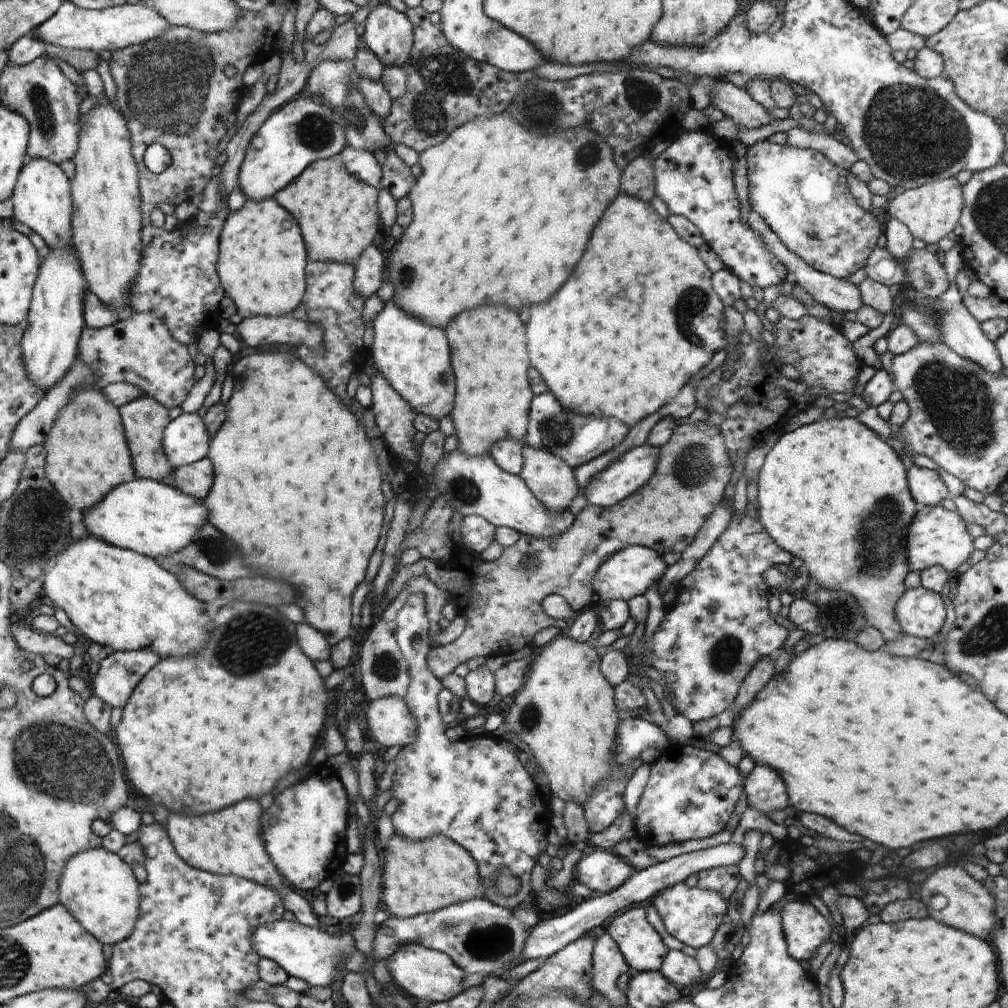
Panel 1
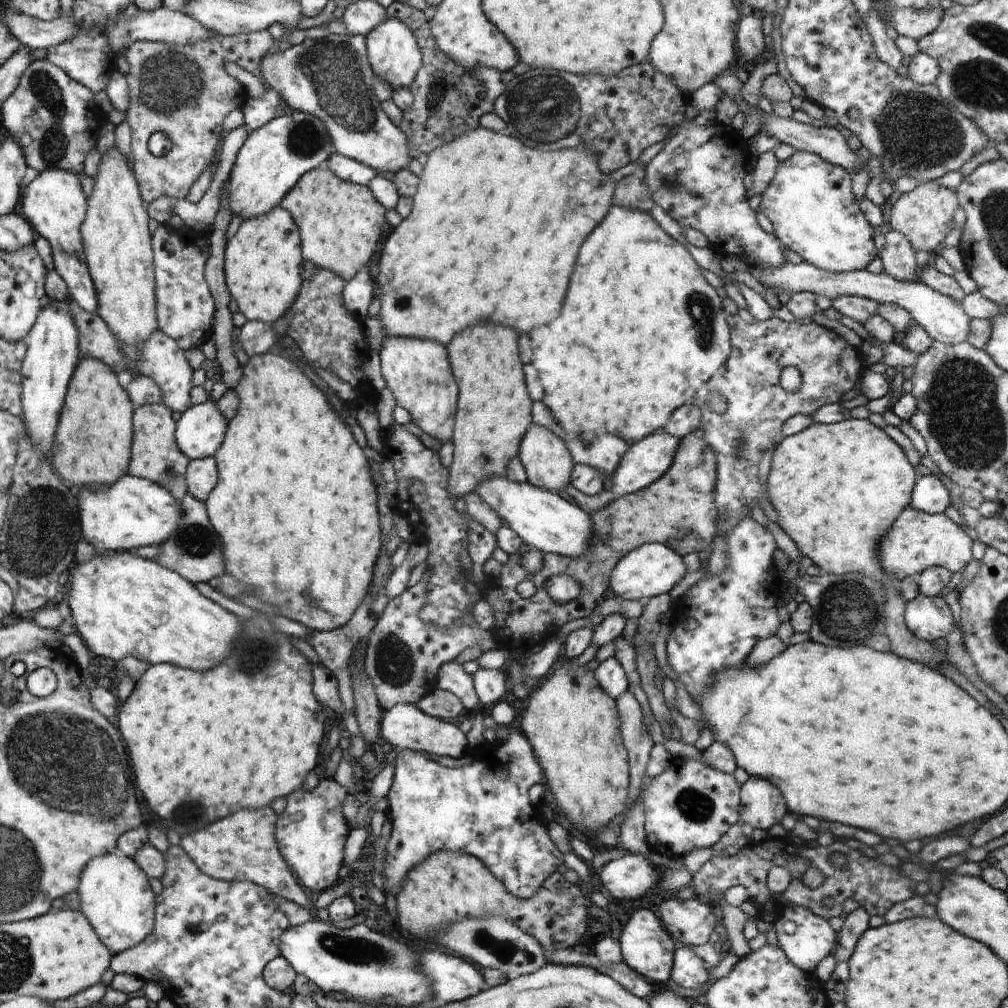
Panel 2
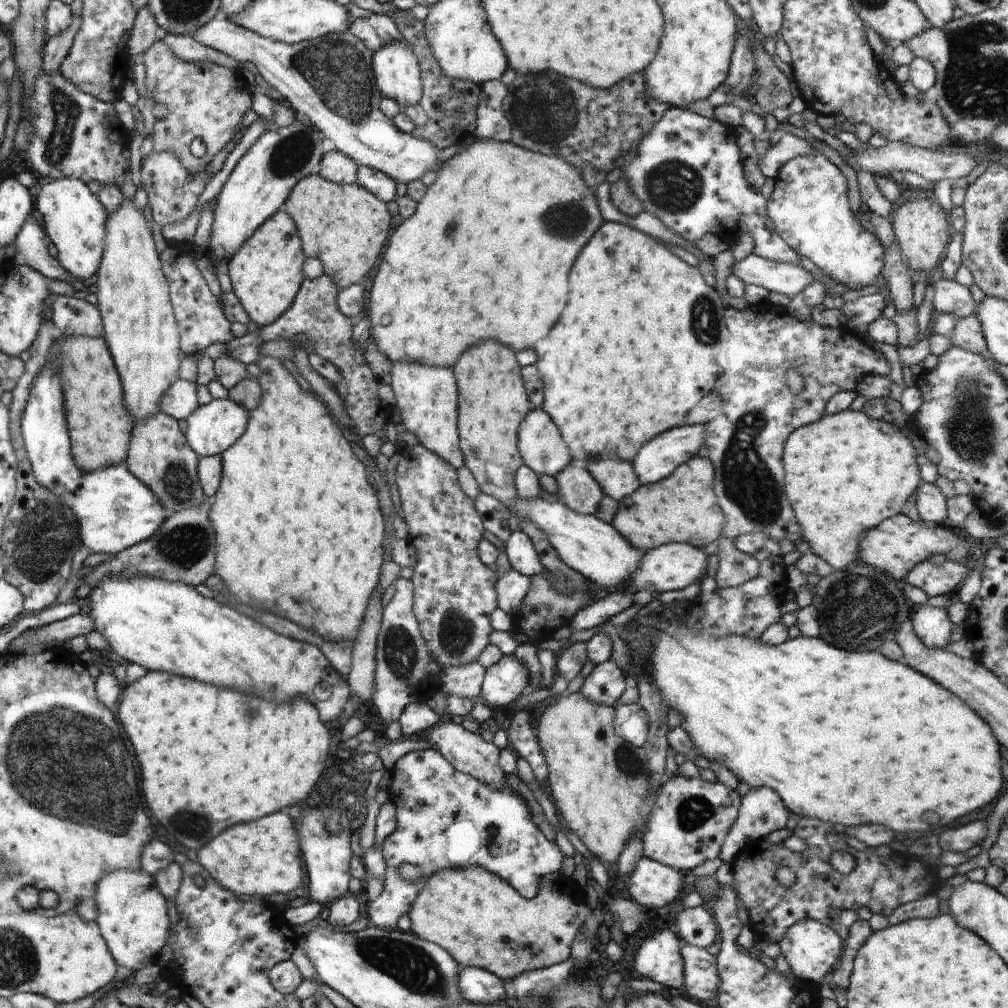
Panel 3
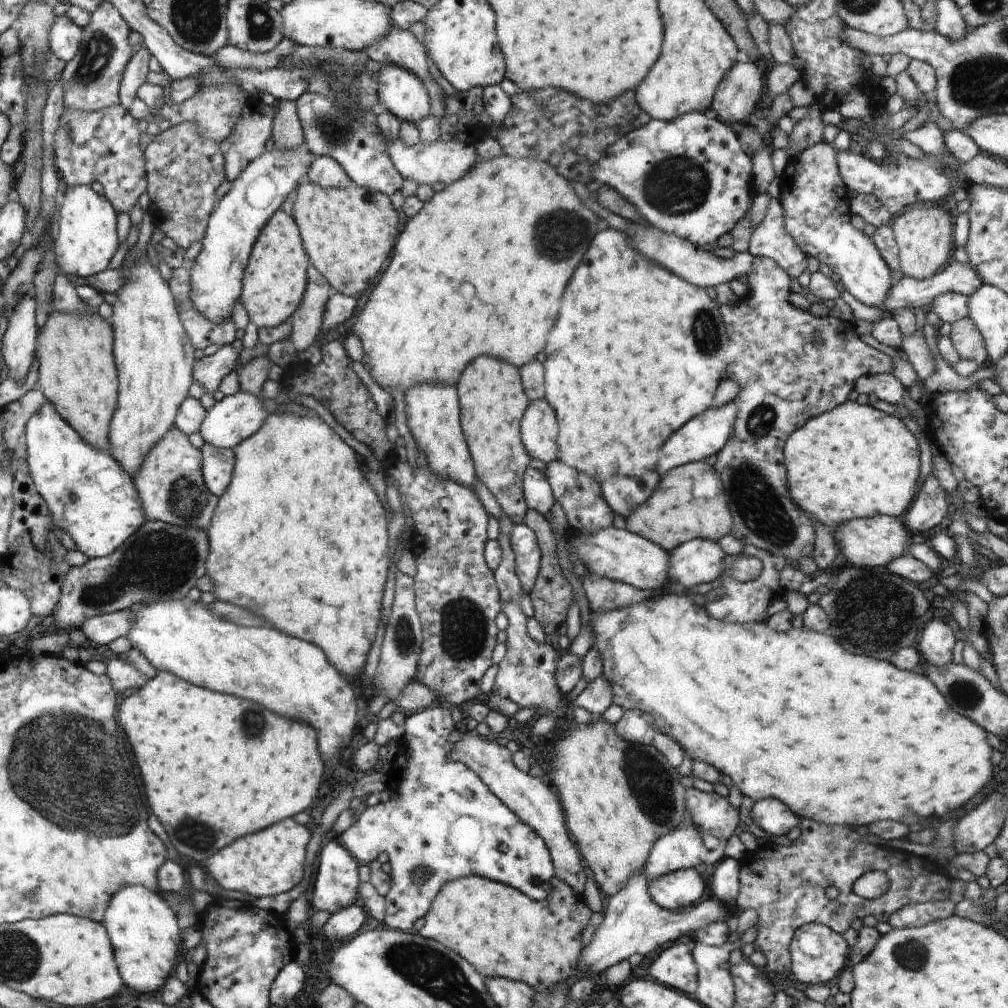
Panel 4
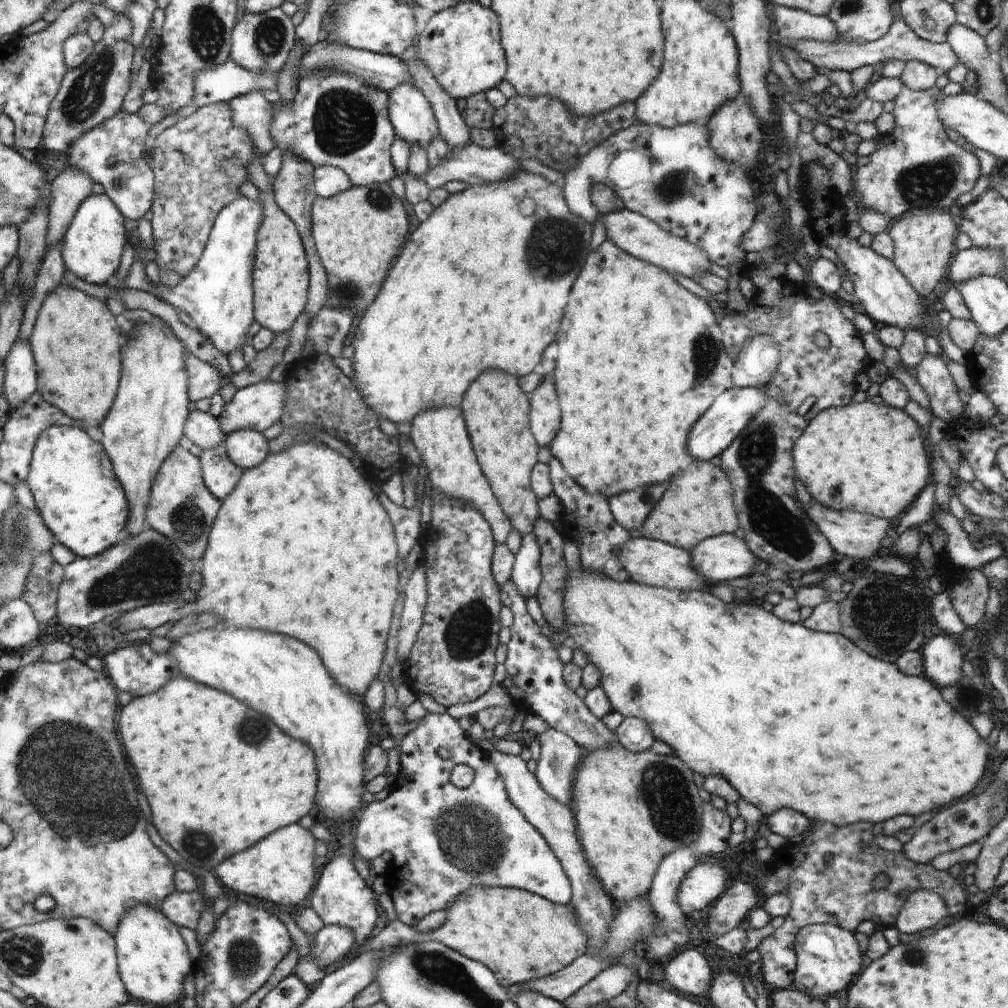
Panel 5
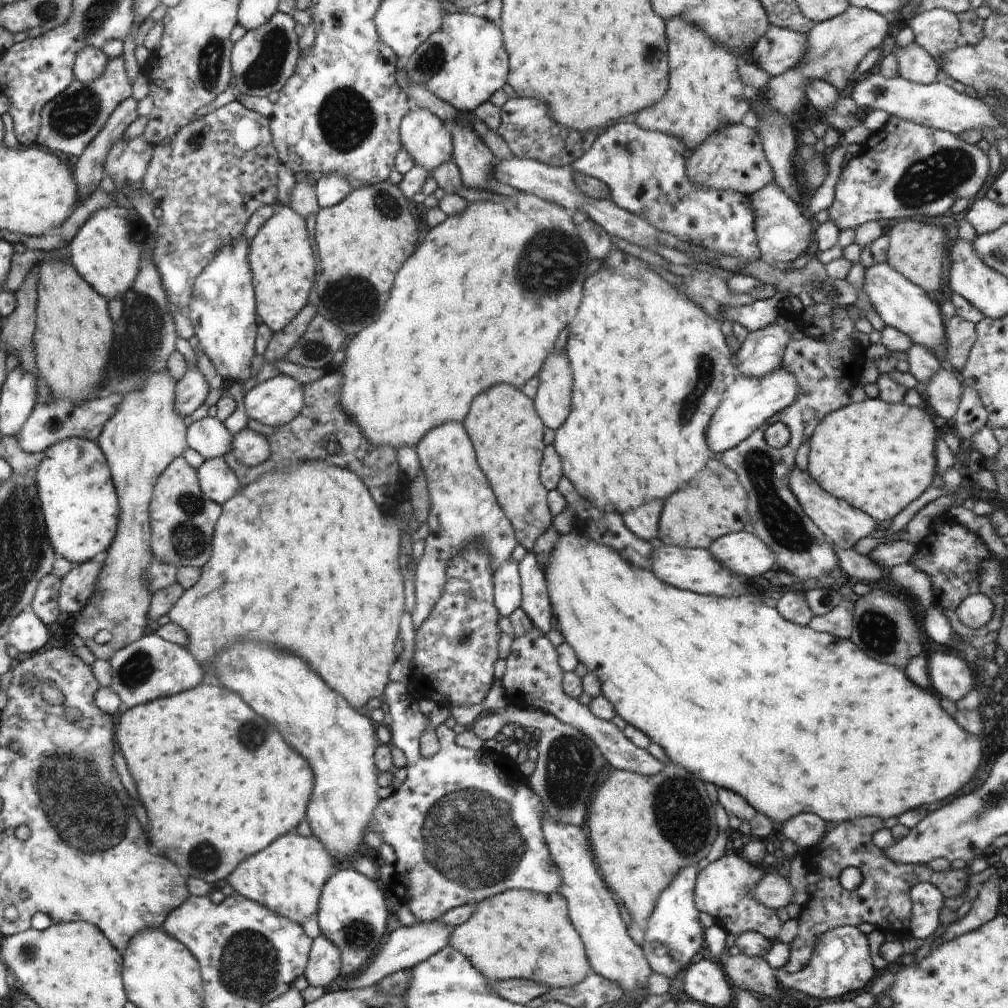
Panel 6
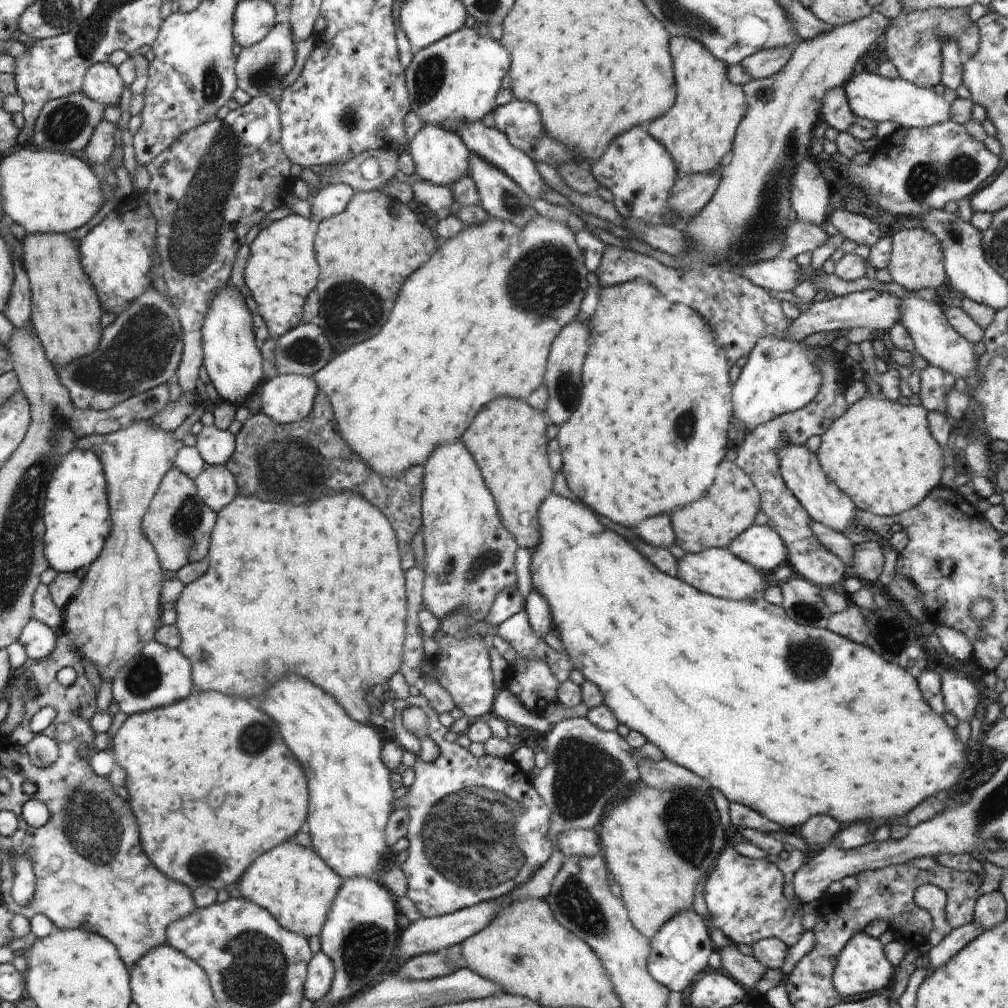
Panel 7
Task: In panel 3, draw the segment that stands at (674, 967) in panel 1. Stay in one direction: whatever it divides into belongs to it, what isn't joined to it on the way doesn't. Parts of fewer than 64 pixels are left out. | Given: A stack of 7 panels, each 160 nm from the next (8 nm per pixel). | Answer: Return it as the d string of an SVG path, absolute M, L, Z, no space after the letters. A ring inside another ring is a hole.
M683 944L680 950L684 986L692 1000L705 1004L719 993L720 976L715 956L700 947Z

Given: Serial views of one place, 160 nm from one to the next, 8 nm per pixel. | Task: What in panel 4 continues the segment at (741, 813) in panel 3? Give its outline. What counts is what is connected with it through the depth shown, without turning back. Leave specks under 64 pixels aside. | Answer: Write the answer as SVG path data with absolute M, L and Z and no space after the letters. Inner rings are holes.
M765 798L753 803L752 820L772 836L784 836L797 826L800 818L780 800Z

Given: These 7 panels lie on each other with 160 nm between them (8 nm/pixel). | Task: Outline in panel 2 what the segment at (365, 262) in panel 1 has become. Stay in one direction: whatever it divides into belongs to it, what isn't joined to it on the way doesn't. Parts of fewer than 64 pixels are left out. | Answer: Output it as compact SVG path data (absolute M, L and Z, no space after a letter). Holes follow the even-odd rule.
M363 266L351 281L345 283L341 299L345 309L362 321L367 317L368 306L376 294L376 282L370 278L368 267Z

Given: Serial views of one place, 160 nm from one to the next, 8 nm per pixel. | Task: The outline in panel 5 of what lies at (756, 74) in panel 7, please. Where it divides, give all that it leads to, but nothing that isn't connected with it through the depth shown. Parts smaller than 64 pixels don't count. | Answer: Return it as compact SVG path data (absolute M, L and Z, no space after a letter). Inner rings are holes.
M902 17L894 18L890 30L878 40L867 43L842 43L840 41L822 42L808 39L786 39L784 41L802 60L812 63L815 68L826 70L846 70L852 72L864 65L884 63L890 59L925 62L940 72L948 73L960 62L956 53L946 43L933 43L921 39Z

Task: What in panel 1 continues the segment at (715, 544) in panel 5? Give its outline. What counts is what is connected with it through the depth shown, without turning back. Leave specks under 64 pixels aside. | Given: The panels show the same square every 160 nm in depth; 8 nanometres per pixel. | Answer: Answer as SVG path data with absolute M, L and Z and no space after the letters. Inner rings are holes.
M642 545L624 547L599 564L599 569L594 572L593 589L596 600L622 599L628 602L631 598L644 595L650 586L657 584L667 568L668 565L658 551Z

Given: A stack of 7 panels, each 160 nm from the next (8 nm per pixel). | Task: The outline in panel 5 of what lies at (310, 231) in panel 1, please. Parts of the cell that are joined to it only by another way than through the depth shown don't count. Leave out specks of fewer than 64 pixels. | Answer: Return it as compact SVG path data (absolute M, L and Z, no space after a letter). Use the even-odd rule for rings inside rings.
M389 183L352 186L327 199L317 196L311 206L311 217L315 247L327 272L329 296L326 306L331 309L352 309L354 317L358 312L366 313L374 302L376 294L383 288L382 282L390 270L392 260L398 256L398 252L406 242L408 218L402 208L402 202L398 200Z

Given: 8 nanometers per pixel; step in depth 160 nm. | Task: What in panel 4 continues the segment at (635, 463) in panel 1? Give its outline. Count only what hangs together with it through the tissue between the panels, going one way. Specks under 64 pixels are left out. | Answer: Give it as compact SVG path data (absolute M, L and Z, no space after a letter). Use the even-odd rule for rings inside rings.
M730 401L692 417L684 426L673 432L669 439L661 446L658 453L659 459L656 471L664 474L678 465L692 461L703 461L704 458L710 458L712 454L717 455L724 448L732 434L738 412L737 404L734 401Z

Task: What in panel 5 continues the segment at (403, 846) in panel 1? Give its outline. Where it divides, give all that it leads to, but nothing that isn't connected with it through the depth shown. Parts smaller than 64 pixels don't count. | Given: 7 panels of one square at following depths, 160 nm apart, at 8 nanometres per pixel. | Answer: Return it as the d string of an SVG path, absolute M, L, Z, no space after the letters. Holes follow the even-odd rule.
M472 887L457 896L448 908L448 918L443 926L421 933L414 926L408 926L397 916L391 915L389 924L379 935L368 939L363 946L354 949L345 957L342 964L349 962L360 953L370 950L386 949L387 947L398 947L409 943L421 943L436 941L444 943L453 951L459 952L469 959L485 964L494 974L502 988L509 990L509 986L536 980L568 966L573 960L587 952L588 937L583 931L572 903L565 905L556 904L540 895L515 889L512 887Z

